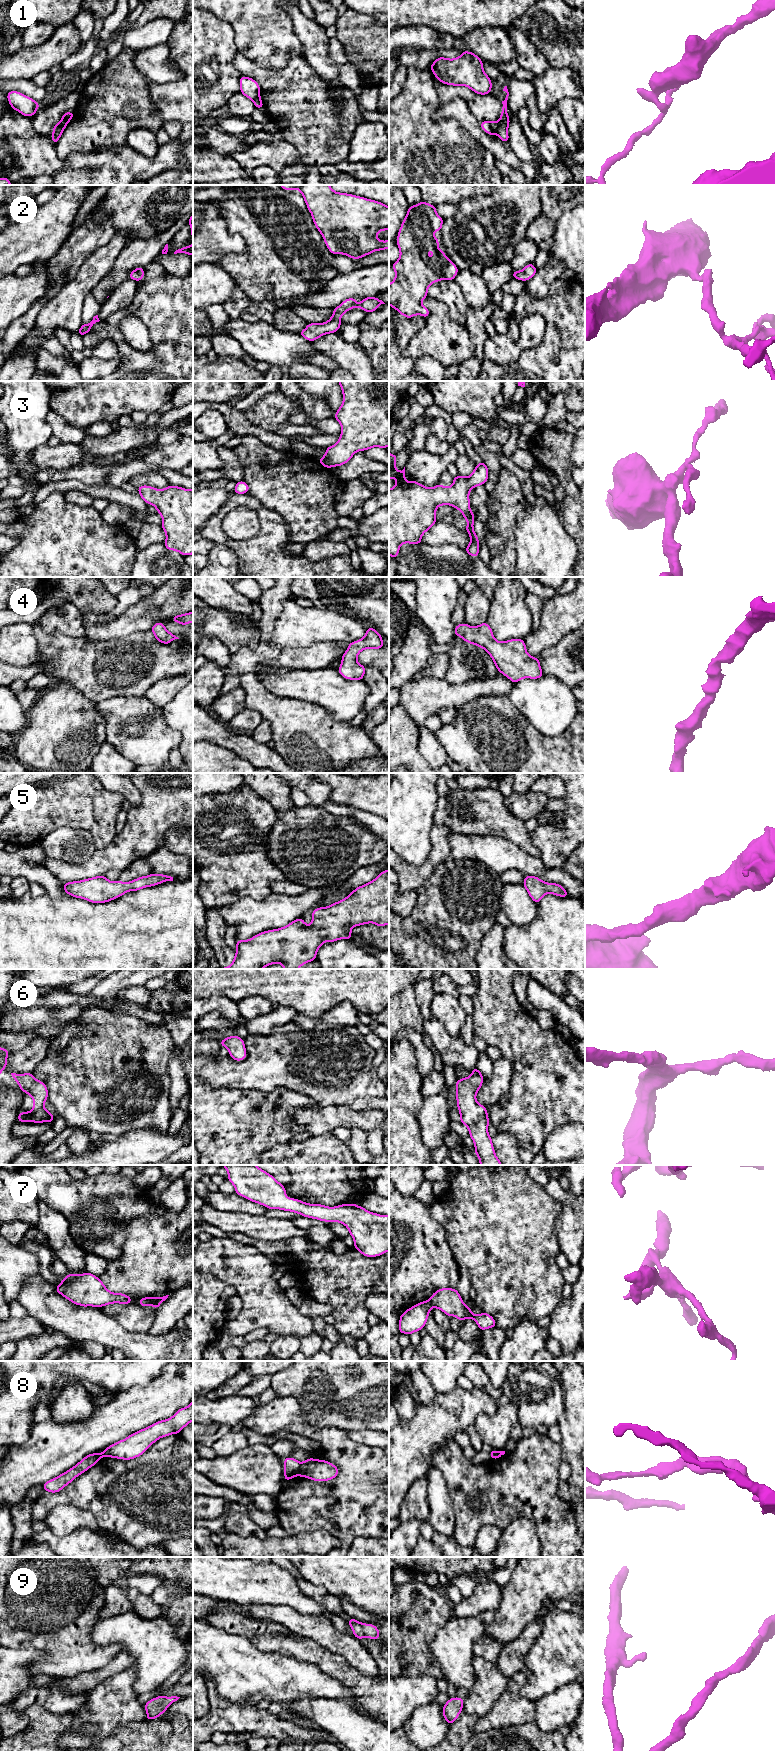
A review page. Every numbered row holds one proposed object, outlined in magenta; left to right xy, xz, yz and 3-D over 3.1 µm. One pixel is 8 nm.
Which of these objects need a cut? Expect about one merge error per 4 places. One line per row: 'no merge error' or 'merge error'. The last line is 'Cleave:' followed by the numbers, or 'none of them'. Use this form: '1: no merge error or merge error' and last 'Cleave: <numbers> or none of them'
1: merge error
2: no merge error
3: no merge error
4: no merge error
5: no merge error
6: no merge error
7: merge error
8: merge error
9: no merge error
Cleave: 1, 7, 8

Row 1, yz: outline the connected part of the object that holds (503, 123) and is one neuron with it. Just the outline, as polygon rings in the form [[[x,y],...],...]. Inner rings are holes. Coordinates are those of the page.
[[[507,86],[504,87],[503,91],[507,93],[506,98],[504,101],[502,101],[502,112],[500,115],[500,119],[497,121],[498,124],[498,132],[497,135],[503,142],[508,143],[509,142],[509,136],[508,136],[508,127],[510,123],[510,119],[507,113],[507,100],[509,96],[509,92],[507,89]]]

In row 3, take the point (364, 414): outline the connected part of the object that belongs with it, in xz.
[[[338,381],[343,393],[343,402],[333,416],[341,424],[341,436],[336,444],[325,449],[326,454],[318,459],[322,466],[331,468],[346,464],[359,450],[389,446],[389,381]]]

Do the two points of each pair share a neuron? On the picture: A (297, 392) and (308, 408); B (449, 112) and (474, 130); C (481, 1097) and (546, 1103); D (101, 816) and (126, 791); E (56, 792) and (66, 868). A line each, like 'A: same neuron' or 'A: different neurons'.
A: same neuron
B: same neuron
C: different neurons
D: different neurons
E: different neurons

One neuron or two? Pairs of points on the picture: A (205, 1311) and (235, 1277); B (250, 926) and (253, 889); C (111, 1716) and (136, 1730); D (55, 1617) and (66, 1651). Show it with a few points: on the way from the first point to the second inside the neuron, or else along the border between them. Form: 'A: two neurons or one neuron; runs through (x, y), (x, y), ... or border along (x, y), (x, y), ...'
A: two neurons; border along (208, 1272), (230, 1284), (237, 1293)
B: two neurons; border along (272, 893), (261, 899), (242, 896), (229, 904)
C: two neurons; border along (145, 1719), (122, 1725), (107, 1737)
D: one neuron; runs through (59, 1625), (66, 1643)

